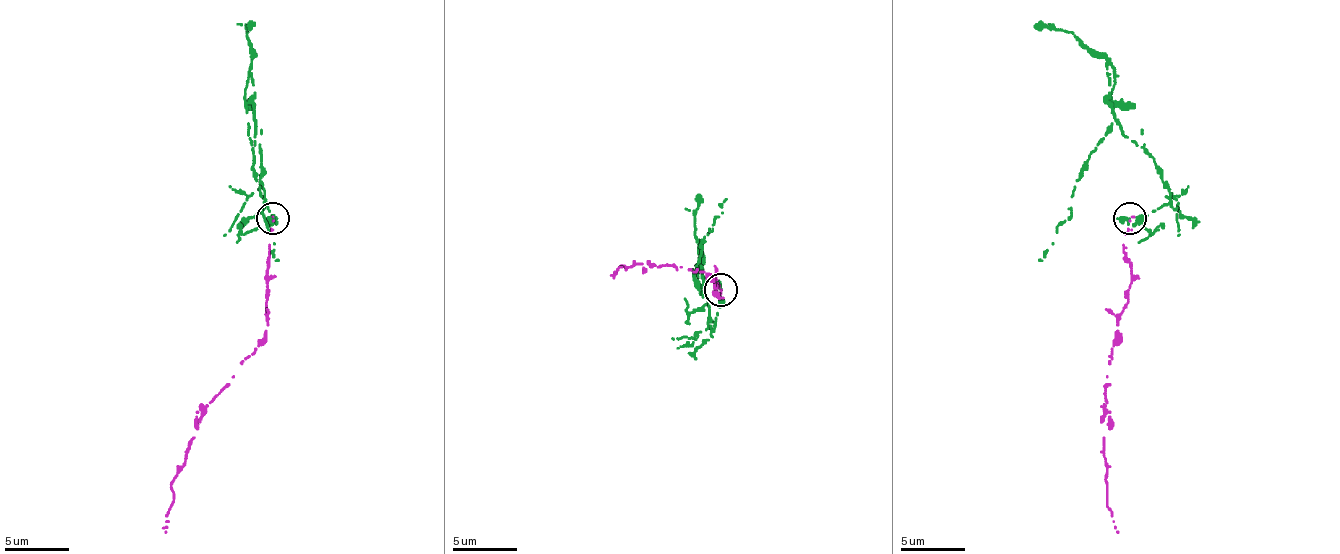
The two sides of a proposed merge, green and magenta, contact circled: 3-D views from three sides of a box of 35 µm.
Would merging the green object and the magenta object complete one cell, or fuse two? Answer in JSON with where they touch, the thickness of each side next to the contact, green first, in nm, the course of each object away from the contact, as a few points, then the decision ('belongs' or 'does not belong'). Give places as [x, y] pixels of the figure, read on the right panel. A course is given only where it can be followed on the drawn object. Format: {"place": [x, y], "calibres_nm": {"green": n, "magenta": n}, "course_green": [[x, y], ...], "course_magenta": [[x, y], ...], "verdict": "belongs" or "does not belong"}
{"place": [1129, 218], "calibres_nm": {"green": 360, "magenta": 150}, "course_green": [[1130, 219], [1140, 222], [1159, 209], [1169, 190], [1163, 170], [1114, 119], [1078, 177], [1072, 213], [1040, 261]], "course_magenta": [[1130, 219], [1124, 245], [1130, 287], [1117, 339], [1108, 362], [1104, 404], [1108, 501], [1117, 533]], "verdict": "does not belong"}

